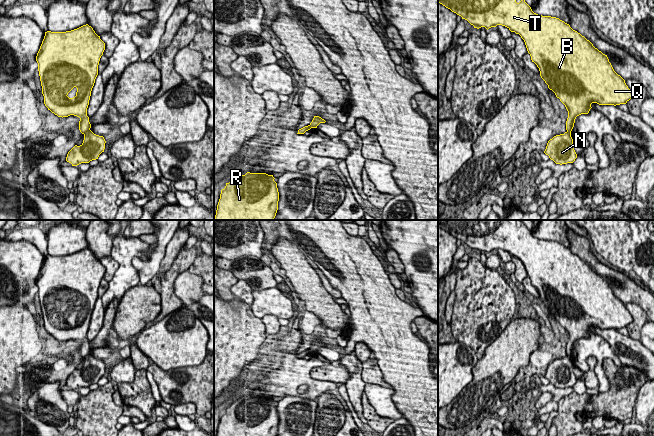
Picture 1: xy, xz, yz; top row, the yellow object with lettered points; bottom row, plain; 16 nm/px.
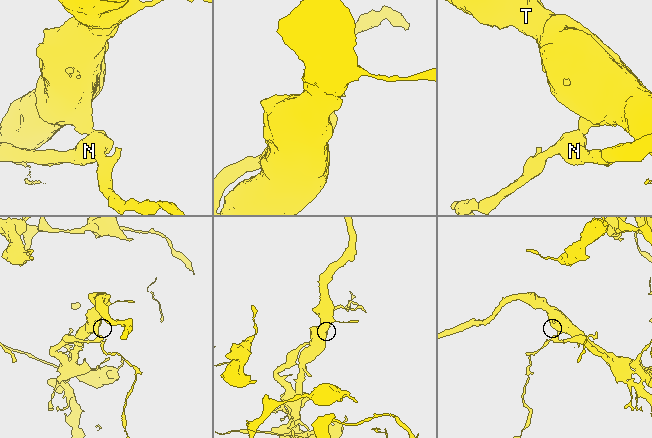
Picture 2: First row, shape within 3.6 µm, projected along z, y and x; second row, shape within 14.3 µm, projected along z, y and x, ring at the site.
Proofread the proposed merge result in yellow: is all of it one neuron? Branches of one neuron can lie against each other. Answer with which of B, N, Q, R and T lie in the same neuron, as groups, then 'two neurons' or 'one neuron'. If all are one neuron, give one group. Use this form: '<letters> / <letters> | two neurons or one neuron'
B Q R T / N | two neurons

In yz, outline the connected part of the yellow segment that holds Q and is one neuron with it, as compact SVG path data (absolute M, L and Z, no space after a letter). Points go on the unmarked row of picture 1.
M438 220L438 227L467 244L474 252L485 251L488 254L491 251L502 249L511 256L519 258L525 266L532 286L539 292L541 302L565 329L568 335L566 354L569 357L574 351L576 341L588 338L592 327L616 330L626 328L633 321L625 304L614 295L607 279L595 272L589 264L559 242L534 237L523 222L517 227L516 220Z

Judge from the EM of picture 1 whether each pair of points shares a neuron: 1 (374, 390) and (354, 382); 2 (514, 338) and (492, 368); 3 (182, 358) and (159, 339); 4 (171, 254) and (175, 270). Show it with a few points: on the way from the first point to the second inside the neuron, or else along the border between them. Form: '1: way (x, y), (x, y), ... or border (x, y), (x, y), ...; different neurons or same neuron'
1: border (365, 383), (363, 391); different neurons
2: way (514, 345), (499, 361); same neuron
3: way (176, 352), (165, 342); same neuron
4: border (183, 245), (171, 266), (162, 275), (160, 280); different neurons

